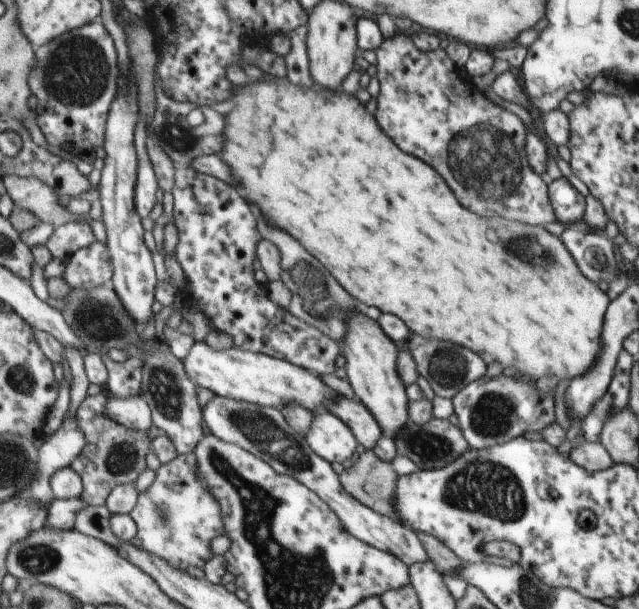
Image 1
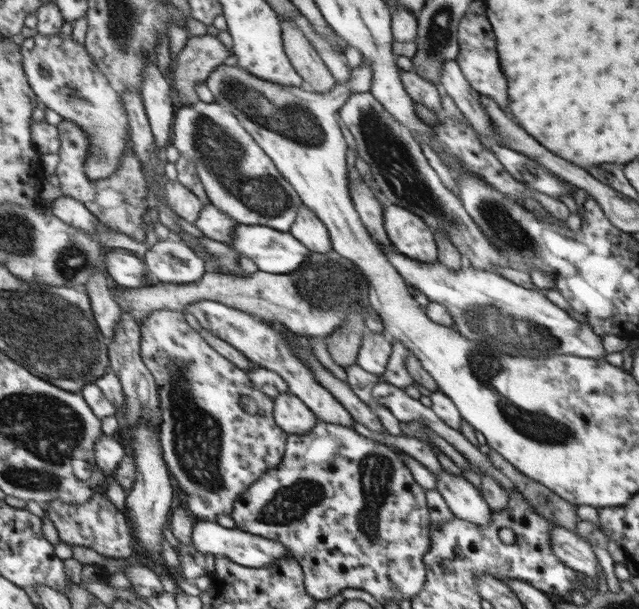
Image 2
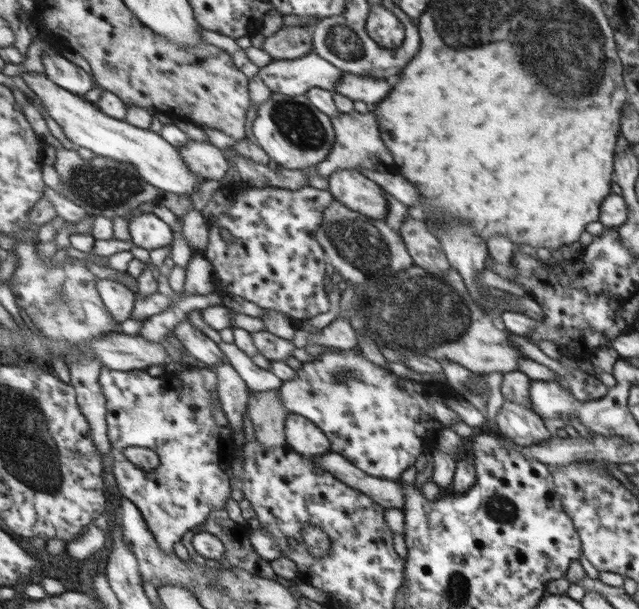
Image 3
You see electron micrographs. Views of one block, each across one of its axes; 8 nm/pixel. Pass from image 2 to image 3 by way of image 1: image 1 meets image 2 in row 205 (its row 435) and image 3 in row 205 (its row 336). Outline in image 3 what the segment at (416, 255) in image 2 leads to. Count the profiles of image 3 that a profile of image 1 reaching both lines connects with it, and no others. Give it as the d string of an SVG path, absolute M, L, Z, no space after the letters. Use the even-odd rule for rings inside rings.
M344 169L331 174L329 191L335 200L345 203L350 210L372 219L384 219L389 212L385 191L360 170Z

